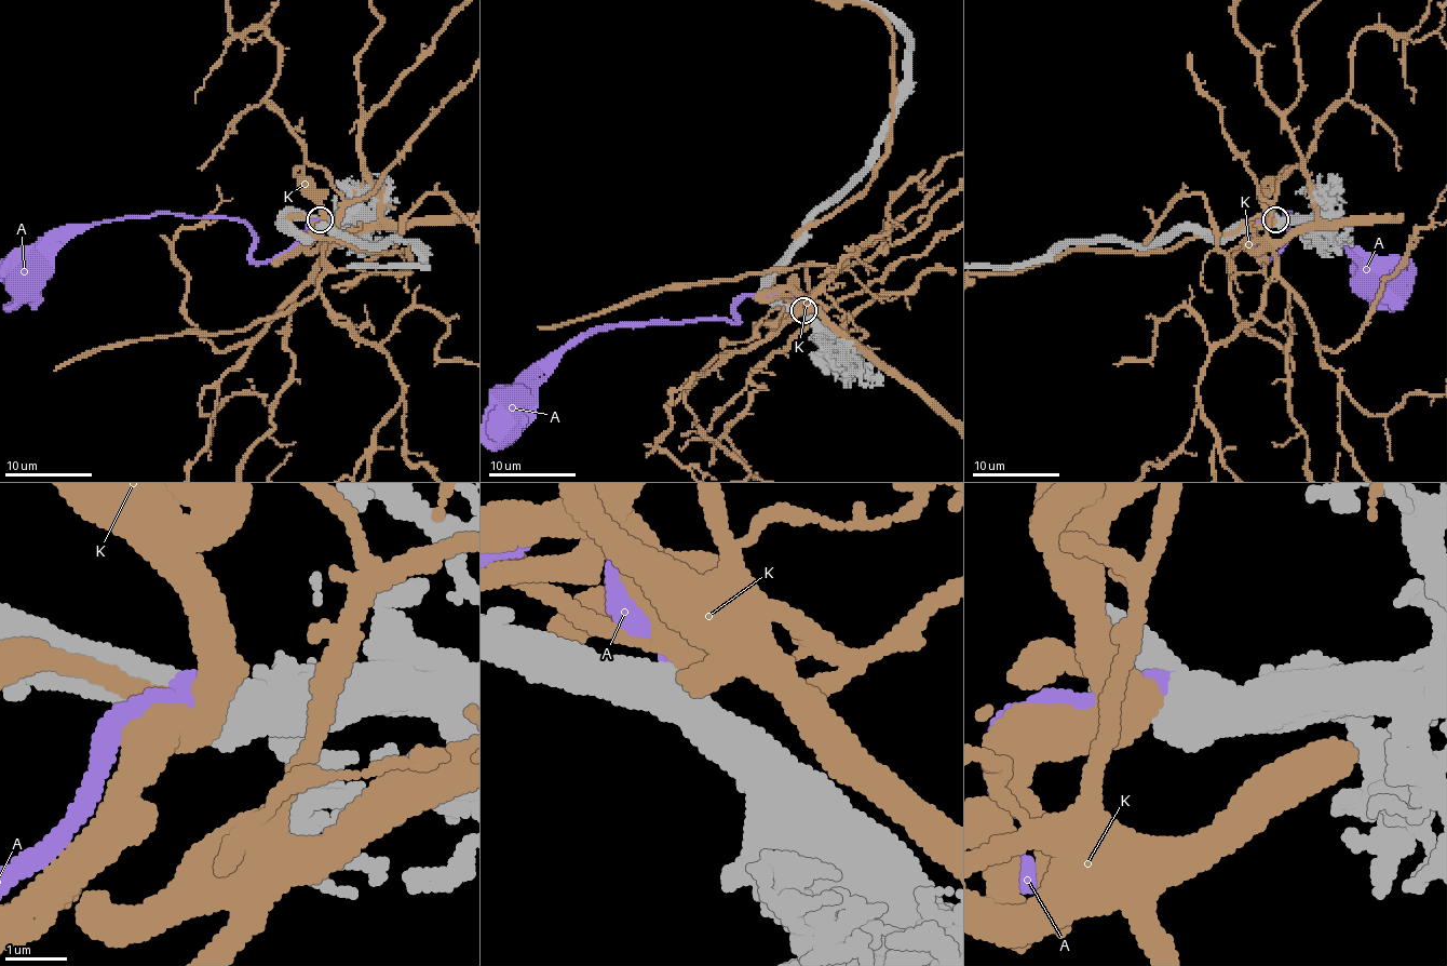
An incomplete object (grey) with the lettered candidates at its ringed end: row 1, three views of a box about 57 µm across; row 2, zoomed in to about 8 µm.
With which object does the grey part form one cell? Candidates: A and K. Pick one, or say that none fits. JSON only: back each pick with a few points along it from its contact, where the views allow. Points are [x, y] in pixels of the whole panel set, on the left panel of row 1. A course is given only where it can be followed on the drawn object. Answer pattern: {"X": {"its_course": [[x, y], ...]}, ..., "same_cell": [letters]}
{"A": {"its_course": [[319, 219], [278, 257], [262, 262], [252, 257], [254, 232], [243, 222], [151, 213], [97, 222], [21, 277]]}, "same_cell": ["A"]}

